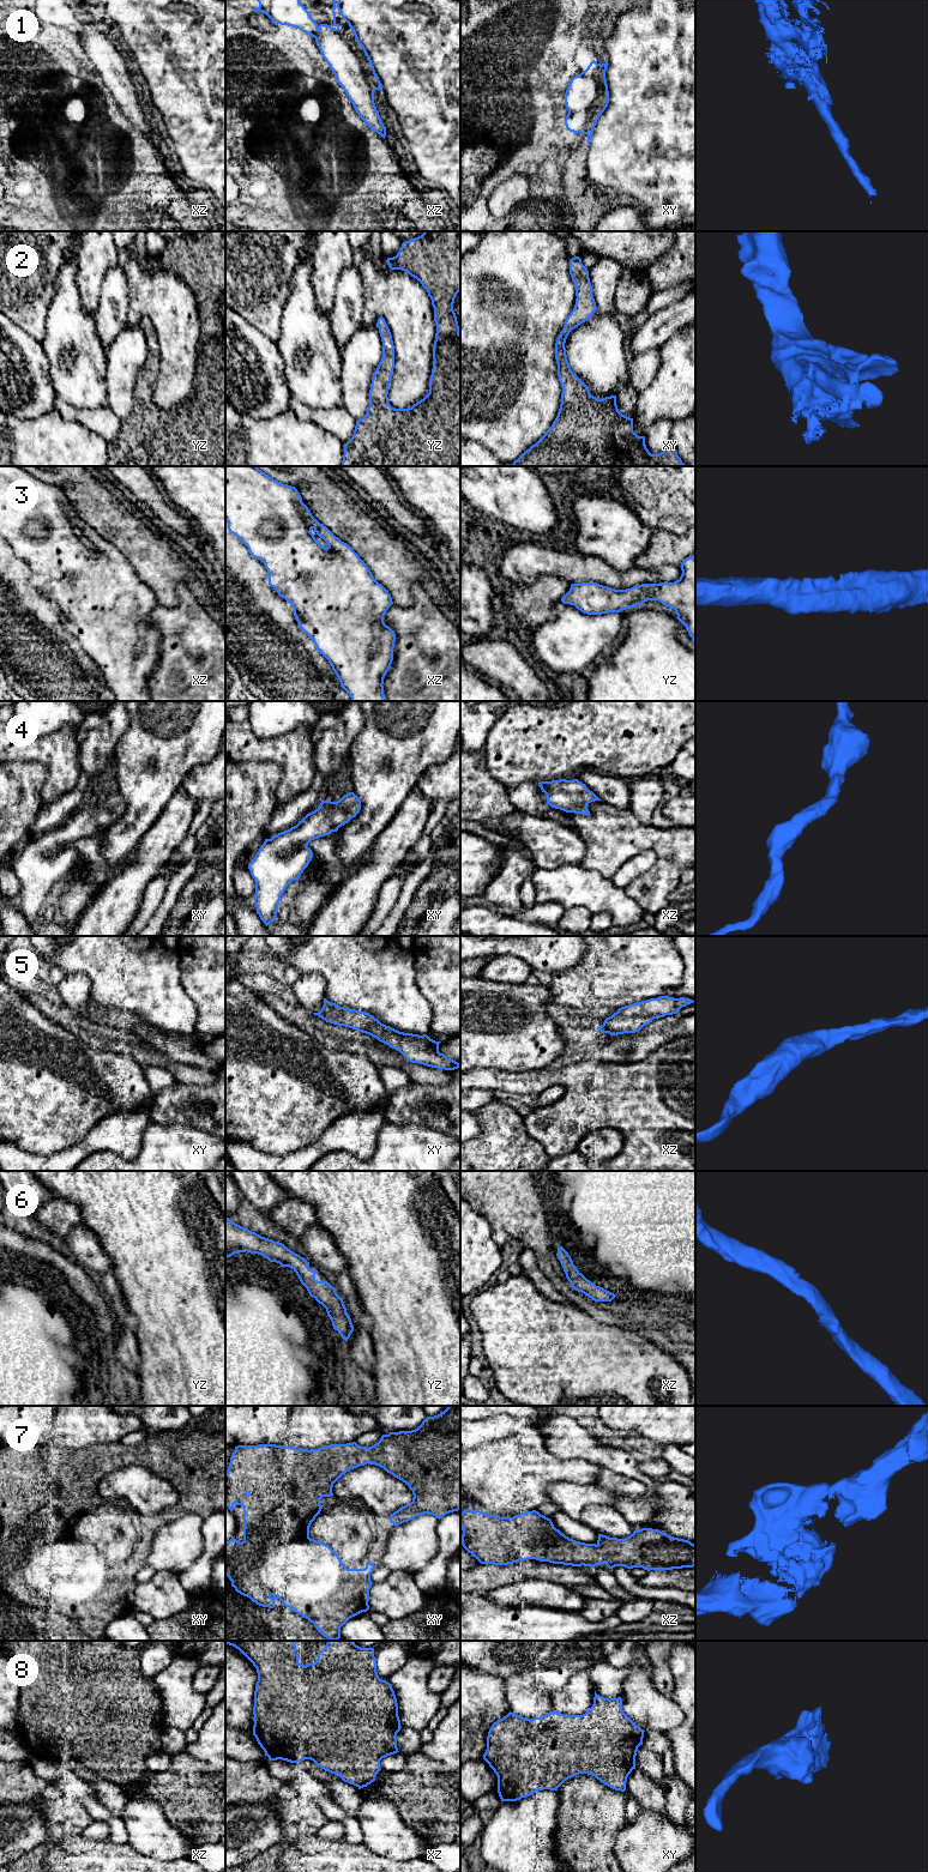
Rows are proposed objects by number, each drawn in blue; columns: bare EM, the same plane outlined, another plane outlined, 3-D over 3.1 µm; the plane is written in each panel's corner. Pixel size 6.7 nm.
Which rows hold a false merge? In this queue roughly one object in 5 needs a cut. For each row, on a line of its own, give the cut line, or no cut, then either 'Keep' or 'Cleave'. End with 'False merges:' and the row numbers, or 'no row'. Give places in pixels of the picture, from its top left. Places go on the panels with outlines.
1: No split. Keep
2: No split. Keep
3: No split. Keep
4: No split. Keep
5: No split. Keep
6: No split. Keep
7: No split. Keep
8: No split. Keep
False merges: no row

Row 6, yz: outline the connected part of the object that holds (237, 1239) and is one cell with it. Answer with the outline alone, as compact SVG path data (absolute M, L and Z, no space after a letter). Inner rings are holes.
M225 1216L225 1257L246 1251L261 1255L270 1262L279 1263L281 1267L291 1268L309 1296L326 1309L333 1329L348 1341L354 1327L344 1302L337 1294L336 1288L327 1281L318 1281L314 1278L318 1270L309 1269L309 1262L284 1244L261 1237Z

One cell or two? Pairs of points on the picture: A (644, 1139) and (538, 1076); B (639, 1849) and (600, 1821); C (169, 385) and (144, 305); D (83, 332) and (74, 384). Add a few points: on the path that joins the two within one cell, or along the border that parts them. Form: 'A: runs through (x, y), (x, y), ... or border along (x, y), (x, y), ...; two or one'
A: runs through (618, 1112), (579, 1079), (565, 1078); one
B: border along (628, 1823), (616, 1835), (614, 1846), (615, 1859); two
C: runs through (170, 364), (170, 330), (164, 324); one
D: runs through (80, 345), (78, 370); one

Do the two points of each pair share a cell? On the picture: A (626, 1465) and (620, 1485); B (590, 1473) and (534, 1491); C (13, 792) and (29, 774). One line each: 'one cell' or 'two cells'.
A: two cells
B: one cell
C: one cell

